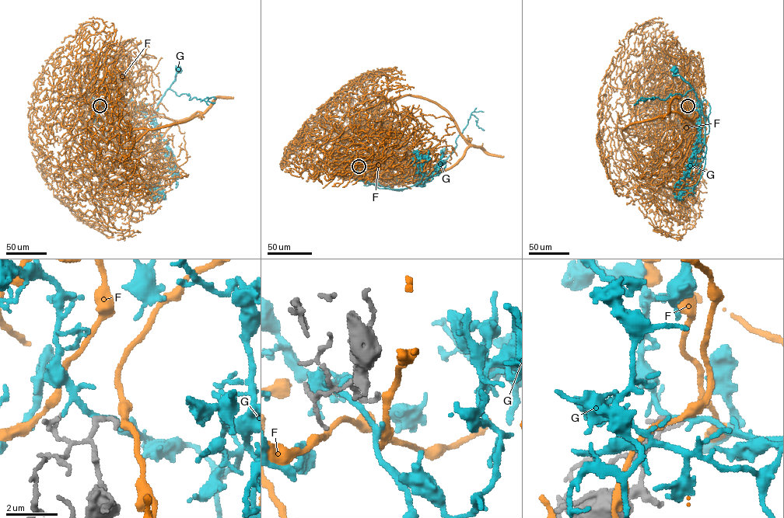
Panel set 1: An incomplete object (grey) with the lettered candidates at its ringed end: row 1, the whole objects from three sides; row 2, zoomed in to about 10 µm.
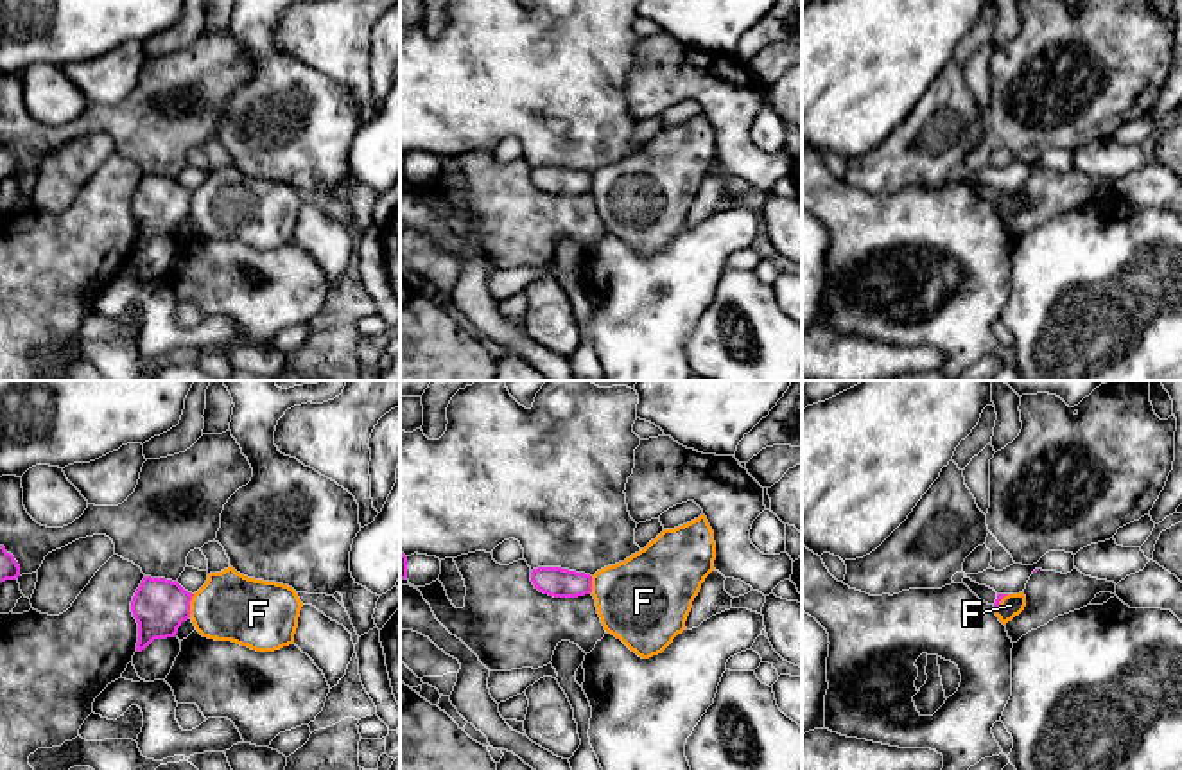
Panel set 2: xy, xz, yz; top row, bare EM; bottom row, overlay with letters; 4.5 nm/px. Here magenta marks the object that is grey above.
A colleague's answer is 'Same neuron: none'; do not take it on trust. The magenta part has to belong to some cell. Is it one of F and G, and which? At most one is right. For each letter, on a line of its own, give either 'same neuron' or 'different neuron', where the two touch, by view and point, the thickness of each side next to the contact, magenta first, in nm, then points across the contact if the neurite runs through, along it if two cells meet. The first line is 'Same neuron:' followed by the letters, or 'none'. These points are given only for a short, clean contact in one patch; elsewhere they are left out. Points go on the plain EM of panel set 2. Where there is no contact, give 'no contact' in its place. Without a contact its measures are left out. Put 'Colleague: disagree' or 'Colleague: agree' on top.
Colleague: disagree
Same neuron: G
F: different neuron; contact xy (189, 203); calibres 240 and 300 nm
G: same neuron; no contact

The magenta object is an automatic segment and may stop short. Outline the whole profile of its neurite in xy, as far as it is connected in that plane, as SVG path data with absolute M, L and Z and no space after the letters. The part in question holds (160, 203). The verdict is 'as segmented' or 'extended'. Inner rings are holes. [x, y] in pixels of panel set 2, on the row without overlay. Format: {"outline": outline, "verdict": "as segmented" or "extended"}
{"outline": "M145 174L131 199L138 221L136 249L154 237L176 235L181 221L190 215L192 194L178 179Z", "verdict": "as segmented"}

